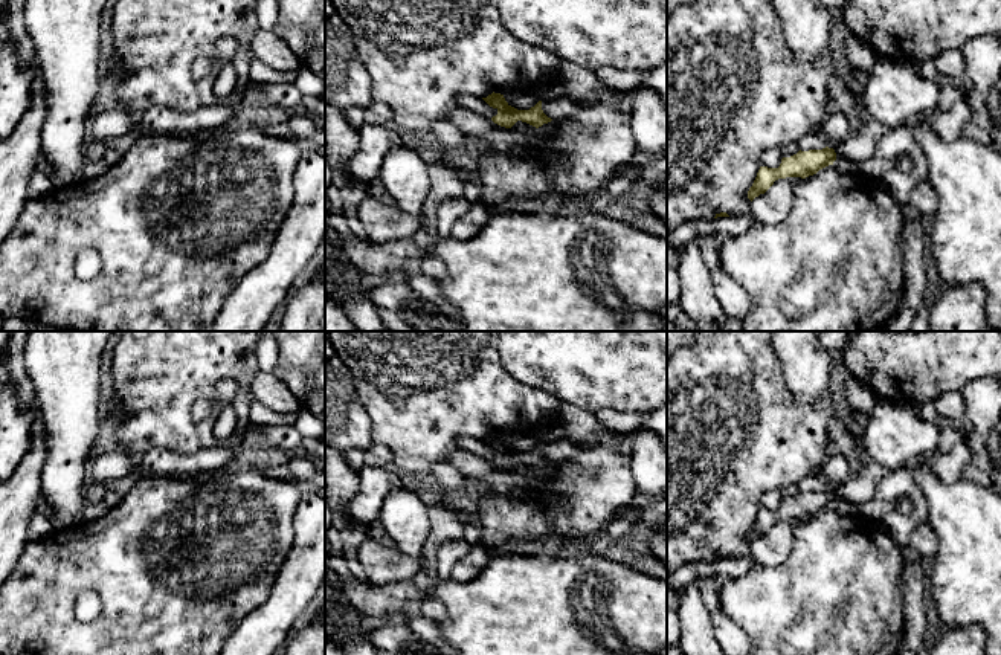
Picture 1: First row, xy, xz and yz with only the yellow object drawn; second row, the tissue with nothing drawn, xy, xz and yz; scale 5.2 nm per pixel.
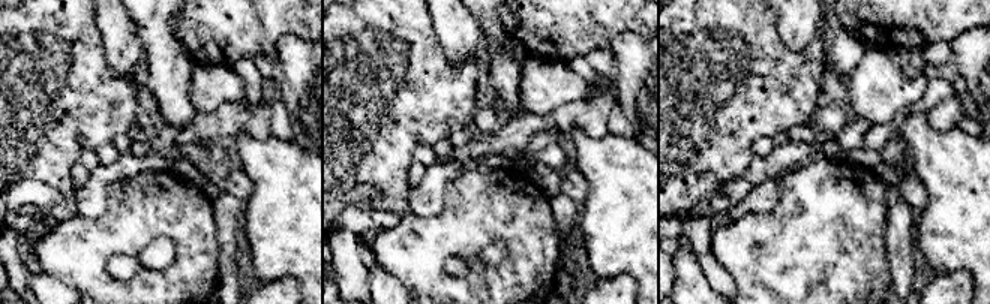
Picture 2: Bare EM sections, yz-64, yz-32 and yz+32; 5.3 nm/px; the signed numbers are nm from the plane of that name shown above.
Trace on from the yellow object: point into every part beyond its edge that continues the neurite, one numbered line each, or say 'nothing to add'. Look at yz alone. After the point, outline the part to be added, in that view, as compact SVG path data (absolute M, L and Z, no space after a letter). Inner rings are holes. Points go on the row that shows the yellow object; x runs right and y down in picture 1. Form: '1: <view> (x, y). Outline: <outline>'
1: yz (861, 144). Outline: M862 118L859 127L835 145L836 159L864 162L874 156L877 142L893 130L877 121Z

